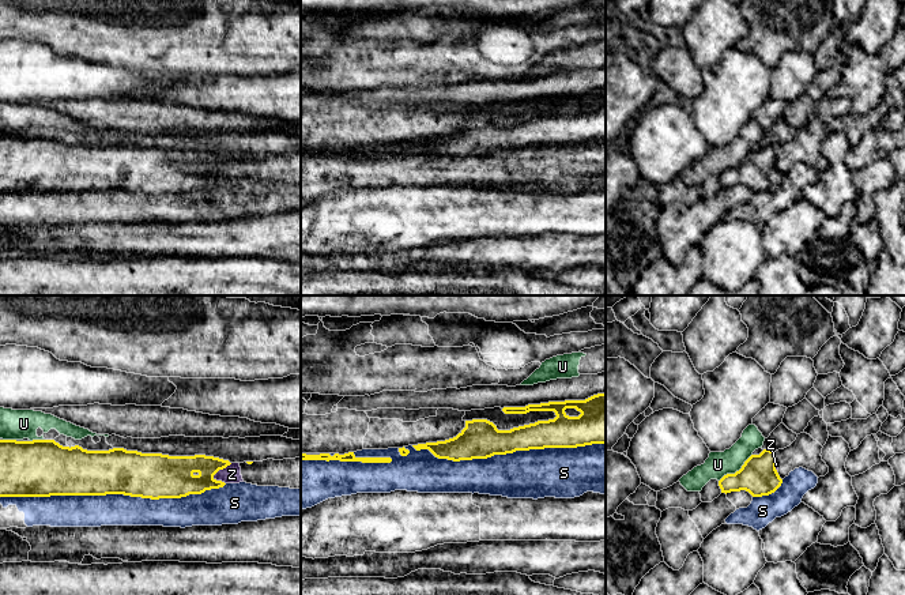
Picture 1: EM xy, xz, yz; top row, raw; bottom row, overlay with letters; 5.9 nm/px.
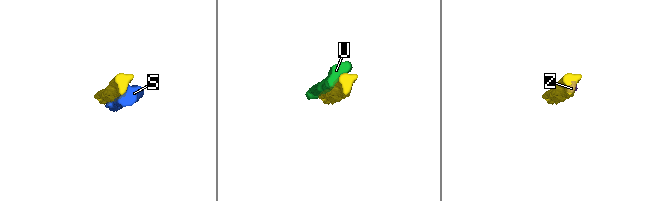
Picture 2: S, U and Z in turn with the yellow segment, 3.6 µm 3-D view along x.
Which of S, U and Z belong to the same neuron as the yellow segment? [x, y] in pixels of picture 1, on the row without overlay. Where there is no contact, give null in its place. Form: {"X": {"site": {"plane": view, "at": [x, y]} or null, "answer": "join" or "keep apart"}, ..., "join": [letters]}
{"S": {"site": {"plane": "xy", "at": [113, 188]}, "answer": "keep apart"}, "U": {"site": {"plane": "yz", "at": [736, 166]}, "answer": "keep apart"}, "Z": {"site": {"plane": "xy", "at": [221, 164]}, "answer": "keep apart"}, "join": []}

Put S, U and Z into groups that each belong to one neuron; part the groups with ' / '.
S / U / Z

